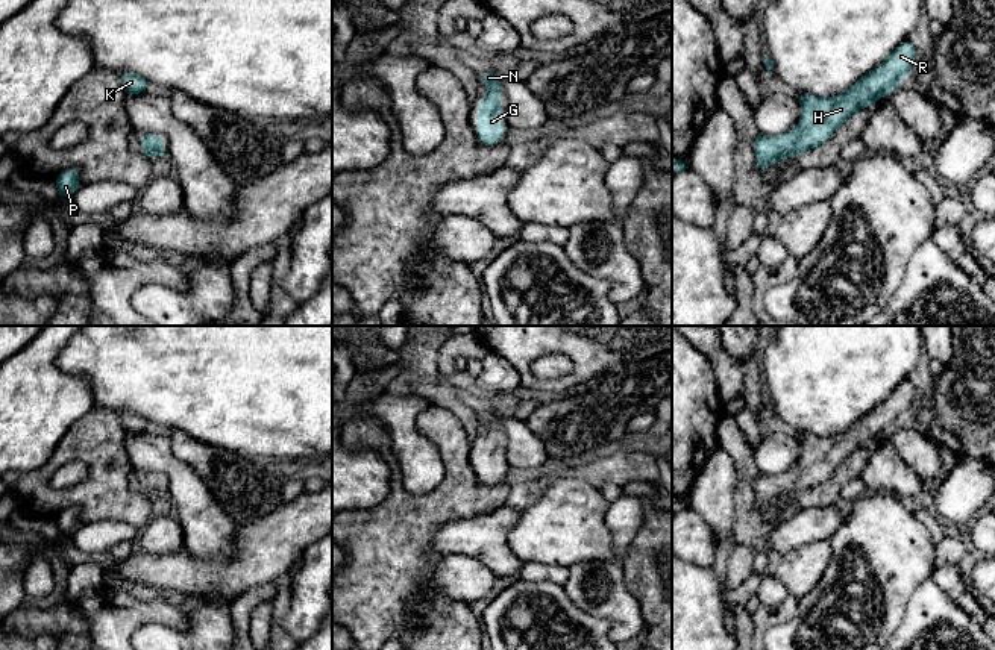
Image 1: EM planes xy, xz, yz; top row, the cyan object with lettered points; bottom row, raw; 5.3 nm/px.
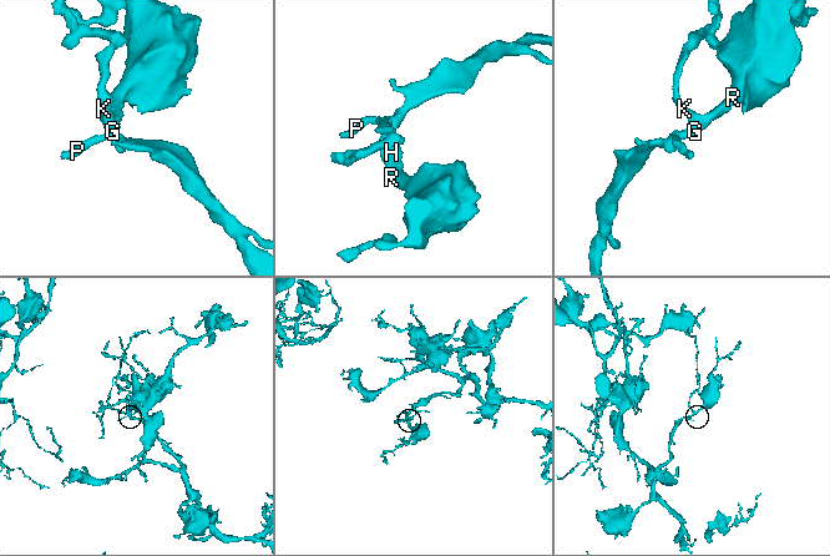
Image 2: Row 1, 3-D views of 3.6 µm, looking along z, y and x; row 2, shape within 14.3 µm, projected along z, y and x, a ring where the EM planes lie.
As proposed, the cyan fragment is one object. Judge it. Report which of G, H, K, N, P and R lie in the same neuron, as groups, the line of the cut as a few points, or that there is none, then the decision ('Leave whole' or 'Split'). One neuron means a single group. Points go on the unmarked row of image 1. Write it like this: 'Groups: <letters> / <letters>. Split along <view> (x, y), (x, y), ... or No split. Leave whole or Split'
Groups: G H K N P R. No split. Leave whole

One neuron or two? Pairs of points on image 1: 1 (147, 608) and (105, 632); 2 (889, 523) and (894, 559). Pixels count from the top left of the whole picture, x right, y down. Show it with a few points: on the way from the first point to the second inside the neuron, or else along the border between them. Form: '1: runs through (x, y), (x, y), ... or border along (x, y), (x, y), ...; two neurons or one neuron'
1: runs through (137, 611), (128, 611), (116, 621); one neuron
2: runs through (889, 532), (889, 550); one neuron

